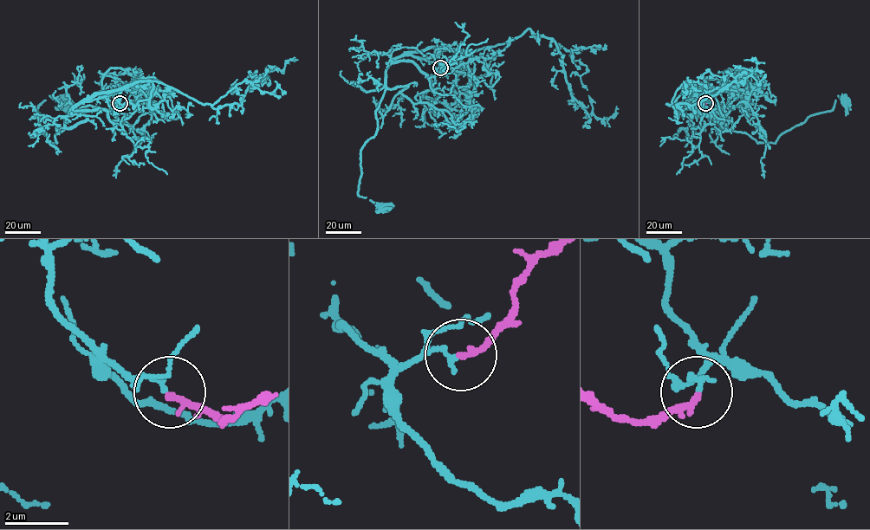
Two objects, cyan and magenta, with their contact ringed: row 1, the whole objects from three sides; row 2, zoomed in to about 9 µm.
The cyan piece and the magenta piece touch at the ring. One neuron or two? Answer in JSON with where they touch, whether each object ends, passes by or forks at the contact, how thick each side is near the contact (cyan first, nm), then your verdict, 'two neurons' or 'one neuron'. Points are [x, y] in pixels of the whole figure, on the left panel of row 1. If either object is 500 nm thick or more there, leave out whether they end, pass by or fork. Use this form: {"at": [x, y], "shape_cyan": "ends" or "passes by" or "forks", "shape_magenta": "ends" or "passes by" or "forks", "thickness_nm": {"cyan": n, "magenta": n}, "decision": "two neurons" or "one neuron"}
{"at": [120, 103], "shape_cyan": "ends", "shape_magenta": "ends", "thickness_nm": {"cyan": 160, "magenta": 200}, "decision": "two neurons"}

